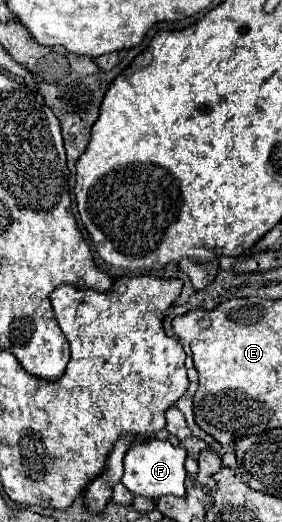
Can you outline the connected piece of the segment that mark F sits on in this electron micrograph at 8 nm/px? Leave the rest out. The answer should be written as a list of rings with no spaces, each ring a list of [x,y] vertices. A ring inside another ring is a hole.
[[[149,438],[145,442],[137,442],[129,448],[125,454],[125,474],[123,474],[123,486],[131,490],[137,496],[147,496],[147,498],[161,498],[161,496],[185,496],[185,460],[187,452],[185,448],[173,446],[169,440],[159,440],[159,438]]]

